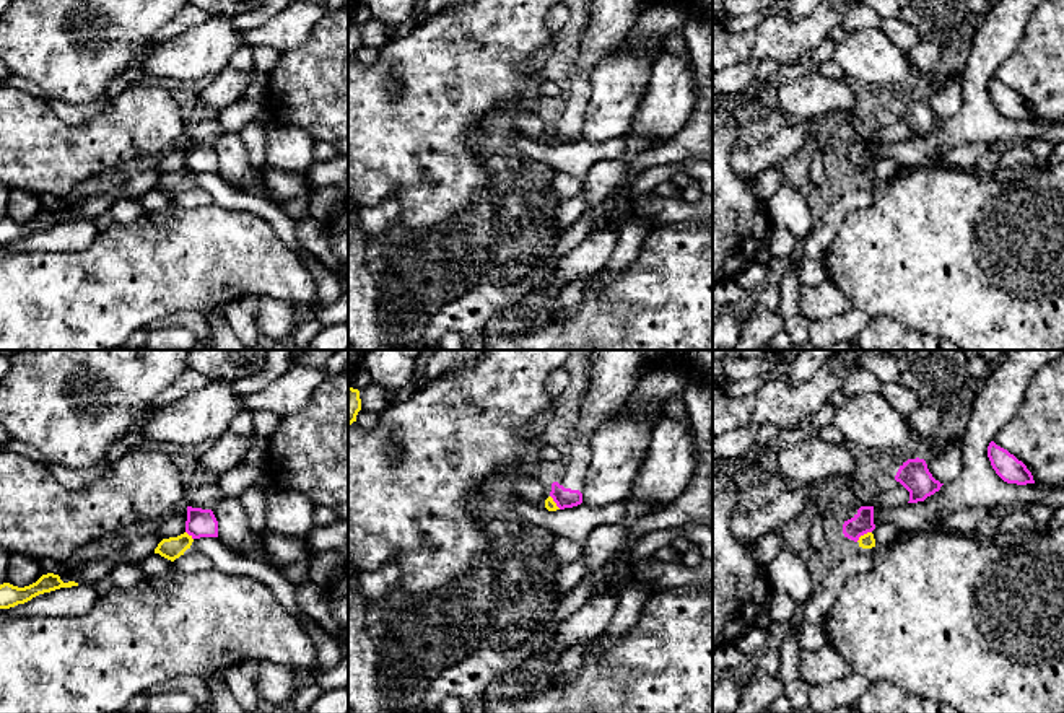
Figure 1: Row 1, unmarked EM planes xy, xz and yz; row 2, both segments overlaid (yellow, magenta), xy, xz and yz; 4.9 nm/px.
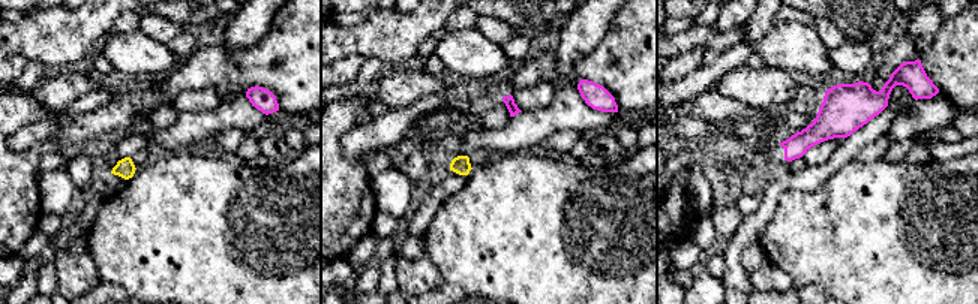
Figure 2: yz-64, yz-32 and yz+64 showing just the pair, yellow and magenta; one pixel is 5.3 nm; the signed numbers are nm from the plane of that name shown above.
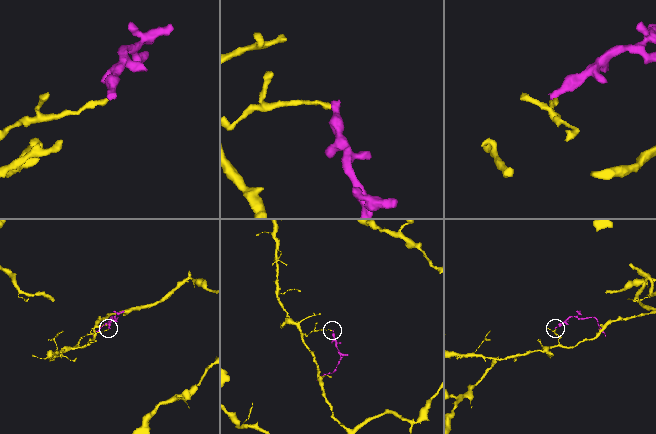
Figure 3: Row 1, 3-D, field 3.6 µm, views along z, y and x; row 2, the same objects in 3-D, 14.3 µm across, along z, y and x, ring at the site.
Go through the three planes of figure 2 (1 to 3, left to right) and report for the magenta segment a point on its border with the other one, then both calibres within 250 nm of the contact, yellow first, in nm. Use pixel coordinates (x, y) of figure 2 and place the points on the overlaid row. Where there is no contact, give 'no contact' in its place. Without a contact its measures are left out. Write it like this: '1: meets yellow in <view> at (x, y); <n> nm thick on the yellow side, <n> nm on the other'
1: no contact
2: no contact
3: no contact

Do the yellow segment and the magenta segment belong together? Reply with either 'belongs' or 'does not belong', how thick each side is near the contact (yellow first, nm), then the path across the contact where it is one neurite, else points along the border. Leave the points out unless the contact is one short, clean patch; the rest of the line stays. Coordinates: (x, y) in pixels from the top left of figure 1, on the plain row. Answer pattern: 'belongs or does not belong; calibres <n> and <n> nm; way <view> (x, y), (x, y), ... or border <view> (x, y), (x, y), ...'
does not belong; calibres 70 and 110 nm; border yz (871, 166), (856, 176)

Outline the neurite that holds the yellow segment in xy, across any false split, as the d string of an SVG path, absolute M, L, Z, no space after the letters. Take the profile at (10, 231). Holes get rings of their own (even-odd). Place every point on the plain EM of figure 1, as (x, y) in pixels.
M54 208L42 210L36 218L24 223L3 218L0 220L0 244L10 244L18 239L24 239L39 230L72 221L78 221L78 218L63 218L60 212Z

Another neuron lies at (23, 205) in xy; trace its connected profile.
M10 190L7 218L24 223L36 218L44 210L41 194L29 190Z

